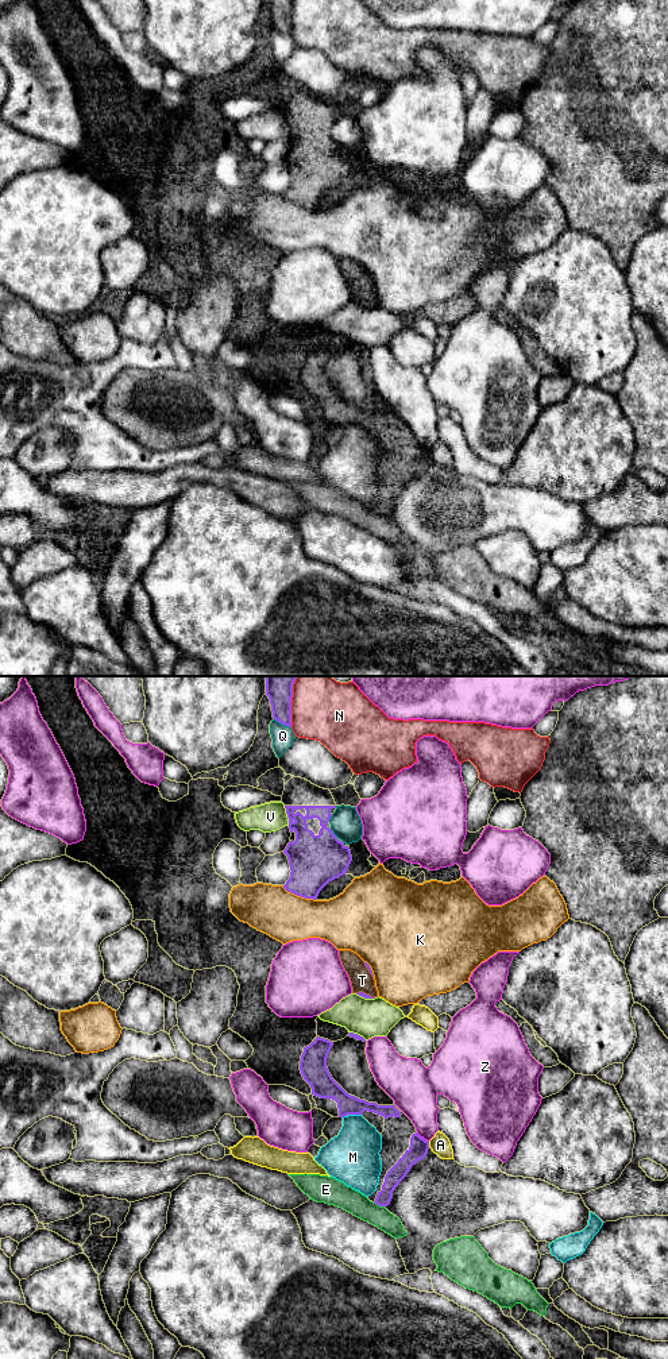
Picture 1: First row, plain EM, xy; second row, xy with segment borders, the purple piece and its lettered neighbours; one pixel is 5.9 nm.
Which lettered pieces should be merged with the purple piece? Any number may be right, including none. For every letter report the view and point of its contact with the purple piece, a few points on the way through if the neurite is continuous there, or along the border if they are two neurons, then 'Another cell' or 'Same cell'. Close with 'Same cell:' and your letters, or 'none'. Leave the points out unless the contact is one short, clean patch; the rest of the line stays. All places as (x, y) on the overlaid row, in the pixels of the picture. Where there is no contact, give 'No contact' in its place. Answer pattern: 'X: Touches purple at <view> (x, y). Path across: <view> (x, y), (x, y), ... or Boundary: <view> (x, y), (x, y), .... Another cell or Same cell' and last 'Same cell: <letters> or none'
A: Touches purple at xy (428, 1145). Another cell
E: Touches purple at xy (379, 1205). Boundary: xy (374, 1201), (383, 1207). Another cell
K: Touches purple at xy (298, 895). Another cell
M: Touches purple at xy (355, 1114). Another cell
N: Touches purple at xy (290, 702). Another cell
Q: Touches purple at xy (282, 724). Another cell
T: Touches purple at xy (365, 993). Boundary: xy (356, 992), (365, 992), (374, 997). Another cell
V: Touches purple at xy (288, 815). Another cell
Z: Touches purple at xy (423, 1138). Another cell
Same cell: none

